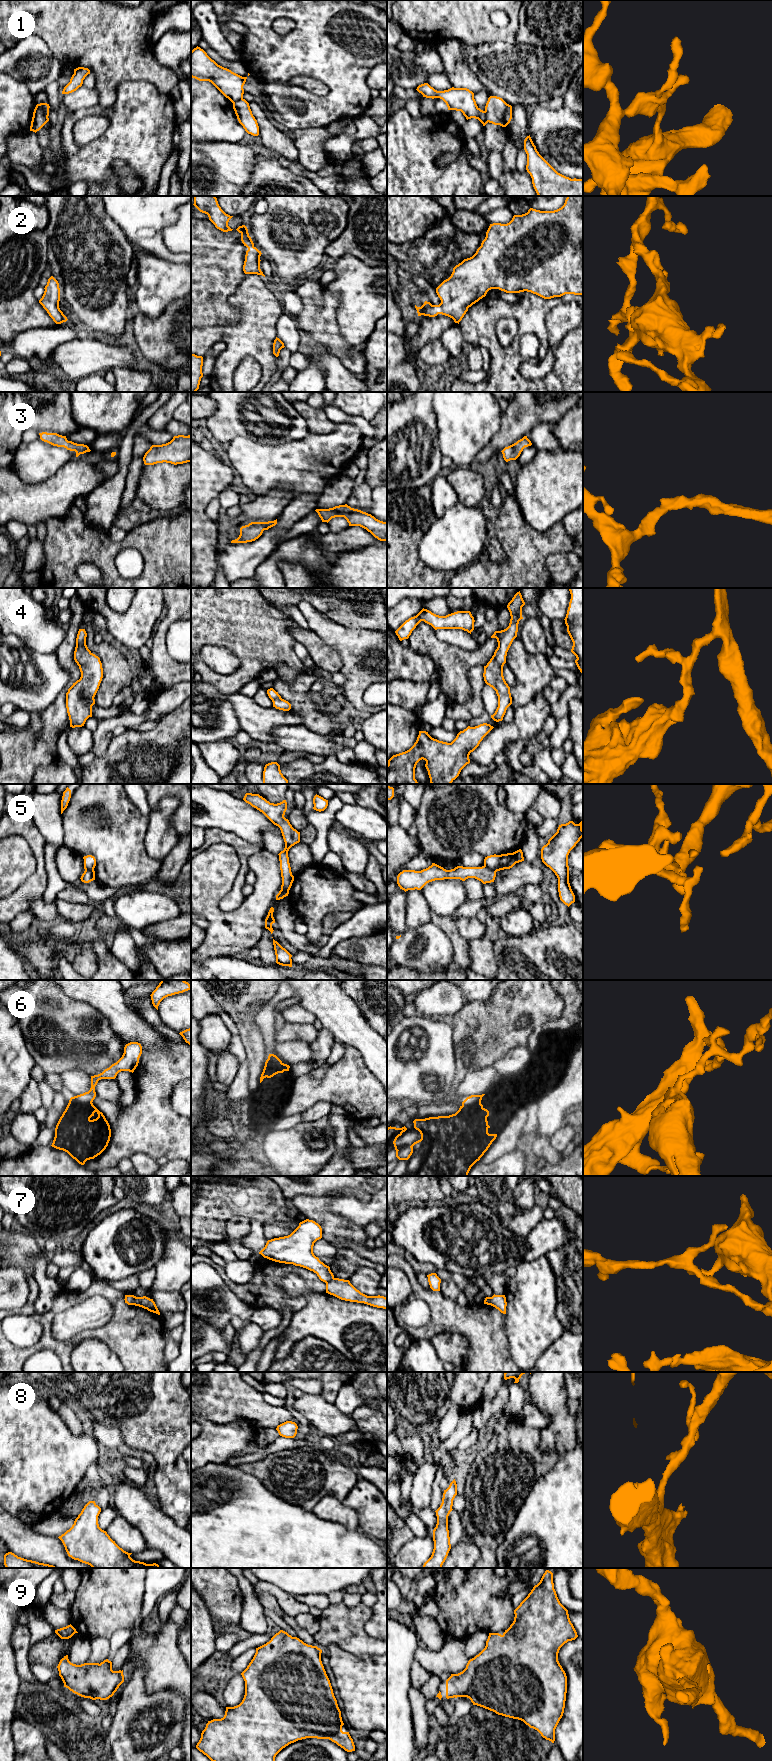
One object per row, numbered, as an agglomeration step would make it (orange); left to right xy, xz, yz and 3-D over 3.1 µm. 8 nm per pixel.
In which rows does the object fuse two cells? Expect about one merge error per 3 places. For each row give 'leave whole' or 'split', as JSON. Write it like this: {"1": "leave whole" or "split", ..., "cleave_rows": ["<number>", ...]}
{"1": "split", "2": "leave whole", "3": "leave whole", "4": "leave whole", "5": "split", "6": "split", "7": "split", "8": "leave whole", "9": "leave whole", "cleave_rows": ["1", "5", "6", "7"]}

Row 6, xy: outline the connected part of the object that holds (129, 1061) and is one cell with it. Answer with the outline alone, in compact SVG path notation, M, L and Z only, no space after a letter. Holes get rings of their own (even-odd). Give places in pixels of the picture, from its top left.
M130 1042L125 1045L122 1057L109 1068L98 1075L91 1076L91 1088L88 1092L71 1097L71 1100L78 1104L90 1104L96 1097L95 1086L101 1079L115 1079L121 1071L134 1072L142 1054L142 1046L138 1042Z

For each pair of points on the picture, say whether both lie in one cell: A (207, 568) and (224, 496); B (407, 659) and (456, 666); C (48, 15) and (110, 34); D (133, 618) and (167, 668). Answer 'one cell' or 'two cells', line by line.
A: two cells
B: two cells
C: one cell
D: two cells

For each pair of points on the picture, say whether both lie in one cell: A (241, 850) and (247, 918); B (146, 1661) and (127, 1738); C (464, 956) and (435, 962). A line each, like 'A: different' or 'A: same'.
A: different
B: different
C: different

